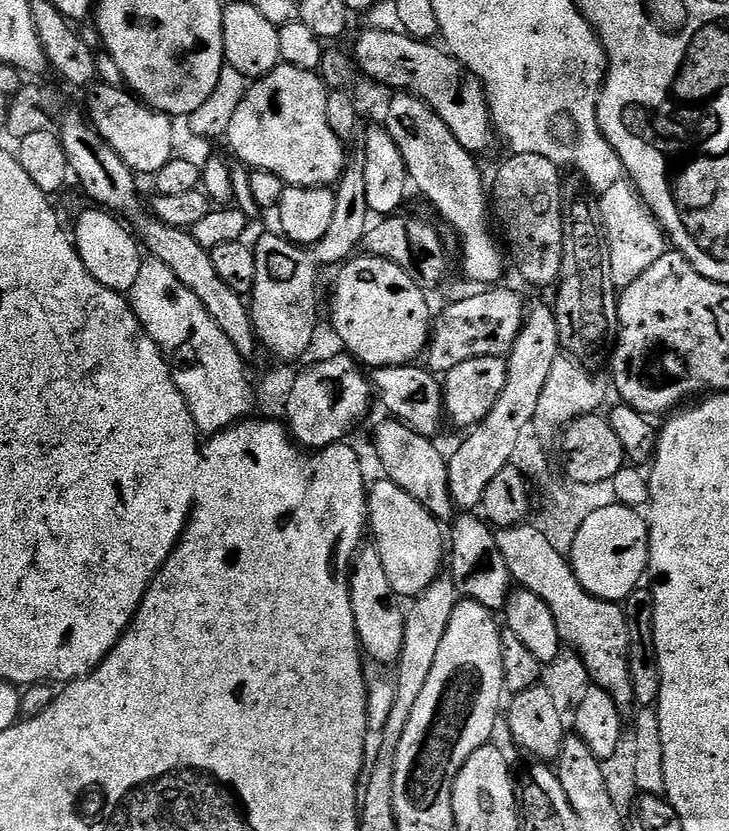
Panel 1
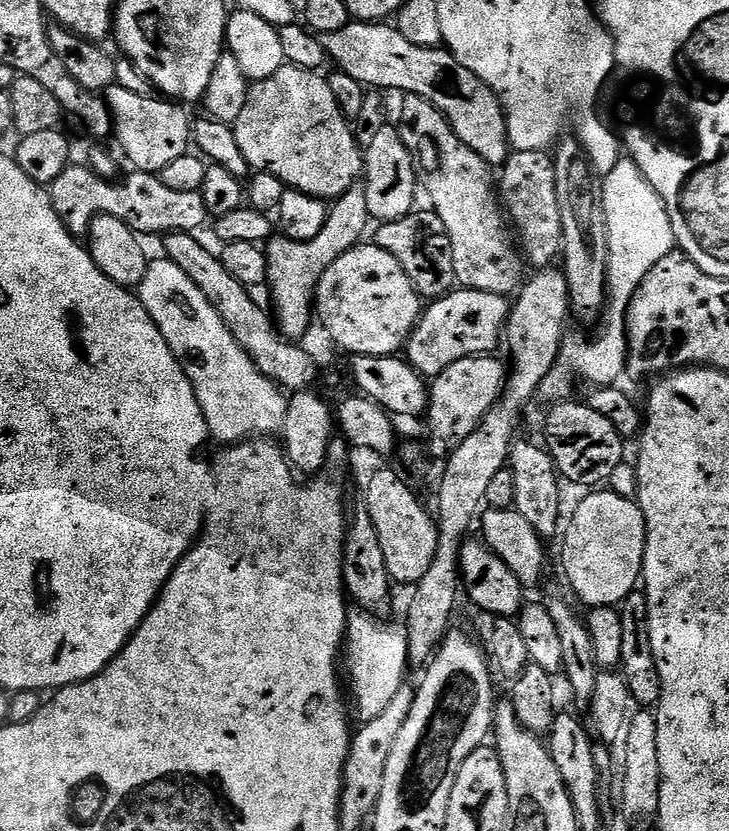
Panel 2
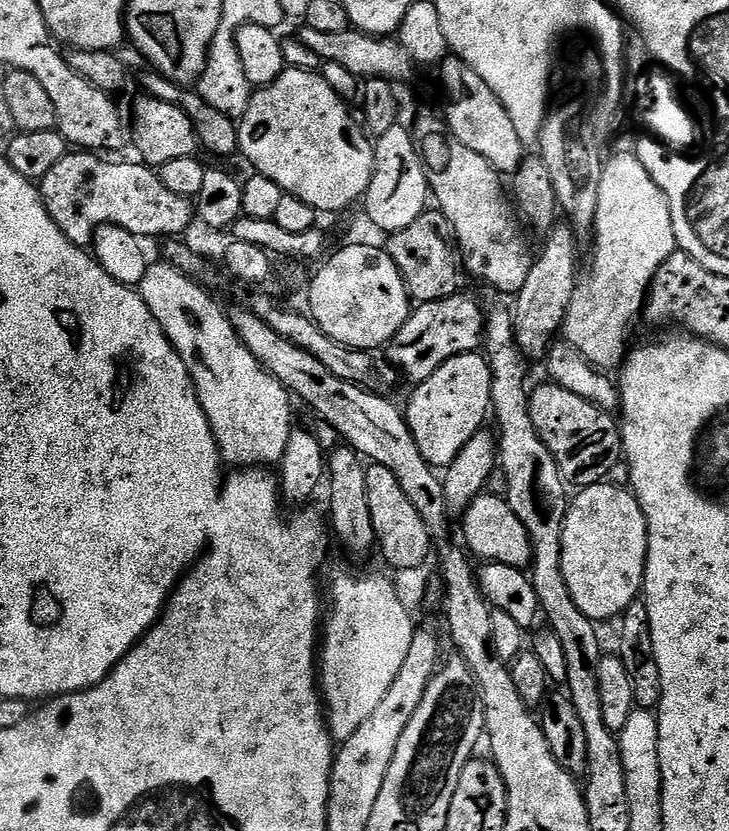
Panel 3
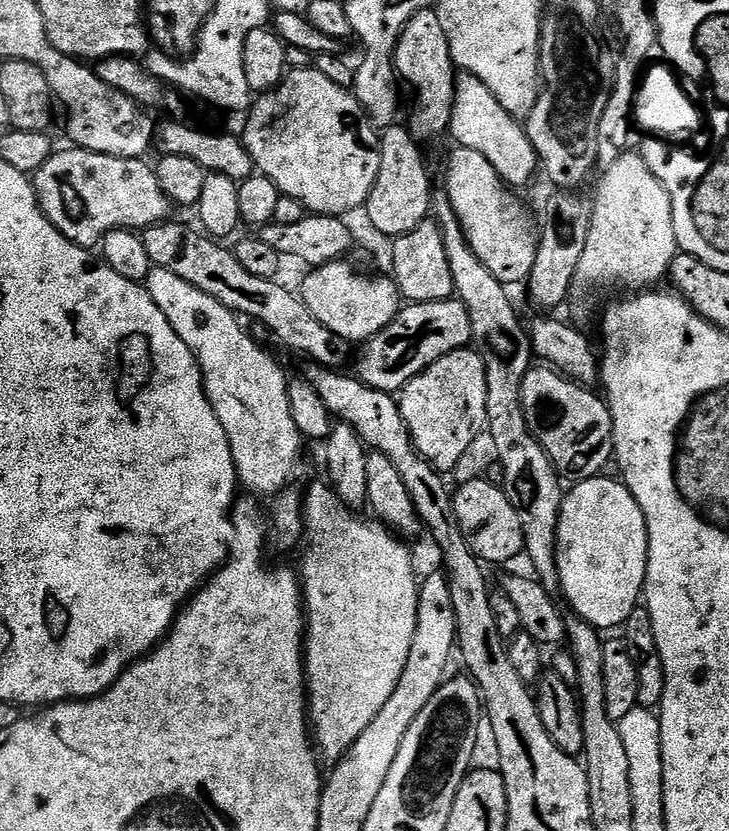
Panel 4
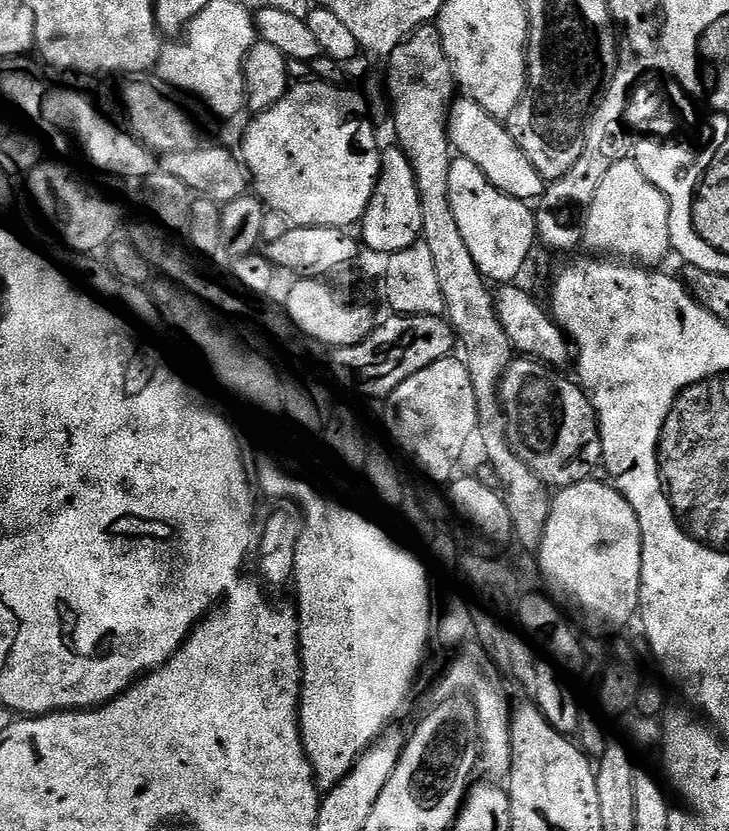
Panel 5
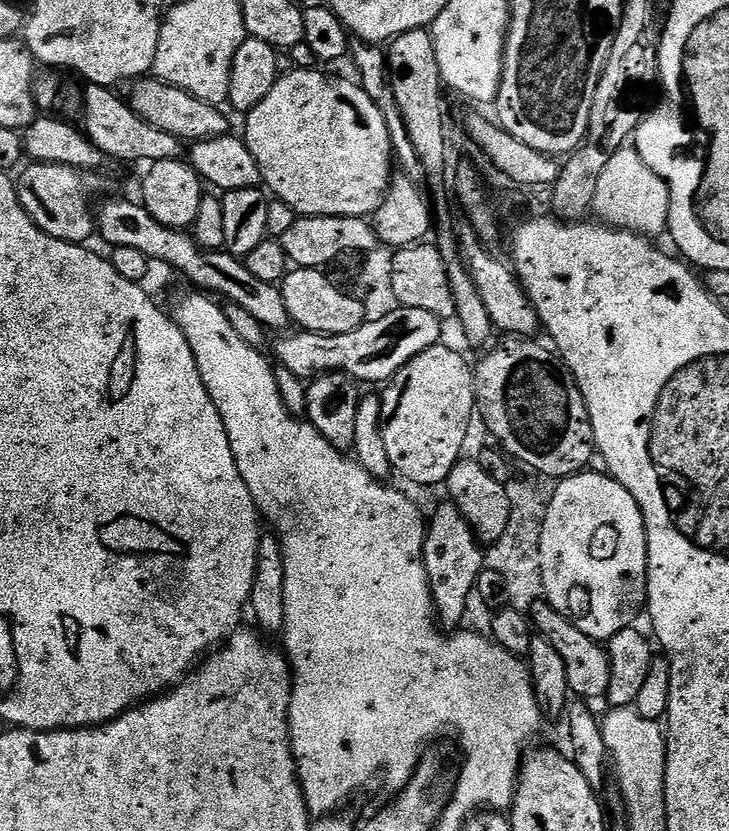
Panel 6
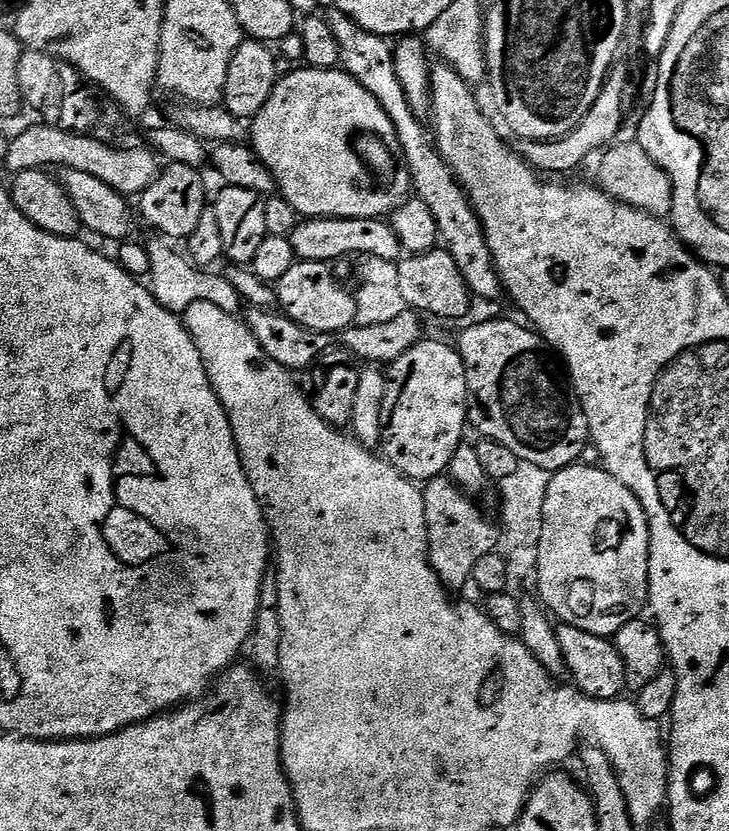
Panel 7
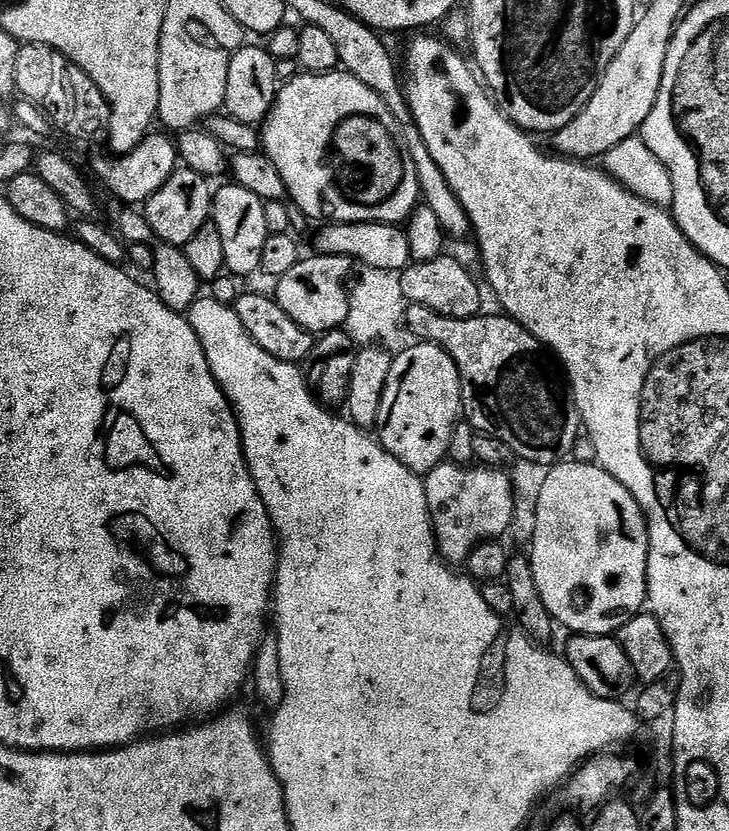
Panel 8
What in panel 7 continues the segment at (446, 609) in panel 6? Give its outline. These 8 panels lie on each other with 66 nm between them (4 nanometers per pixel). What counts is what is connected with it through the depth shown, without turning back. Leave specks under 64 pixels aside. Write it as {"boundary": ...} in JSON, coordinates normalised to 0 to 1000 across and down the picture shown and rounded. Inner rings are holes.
{"boundary":[[[613,572],[602,573],[594,578],[586,579],[580,584],[582,608],[584,609],[584,638],[587,639],[587,675],[595,686],[595,691],[601,691],[601,696],[609,702],[609,706],[616,710],[624,708],[643,706],[647,692],[650,691],[650,681],[656,681],[656,676],[661,671],[676,668],[684,657],[686,637],[682,627],[674,626],[656,608],[652,606],[649,598],[636,588],[630,587],[627,582],[620,581]]]}

